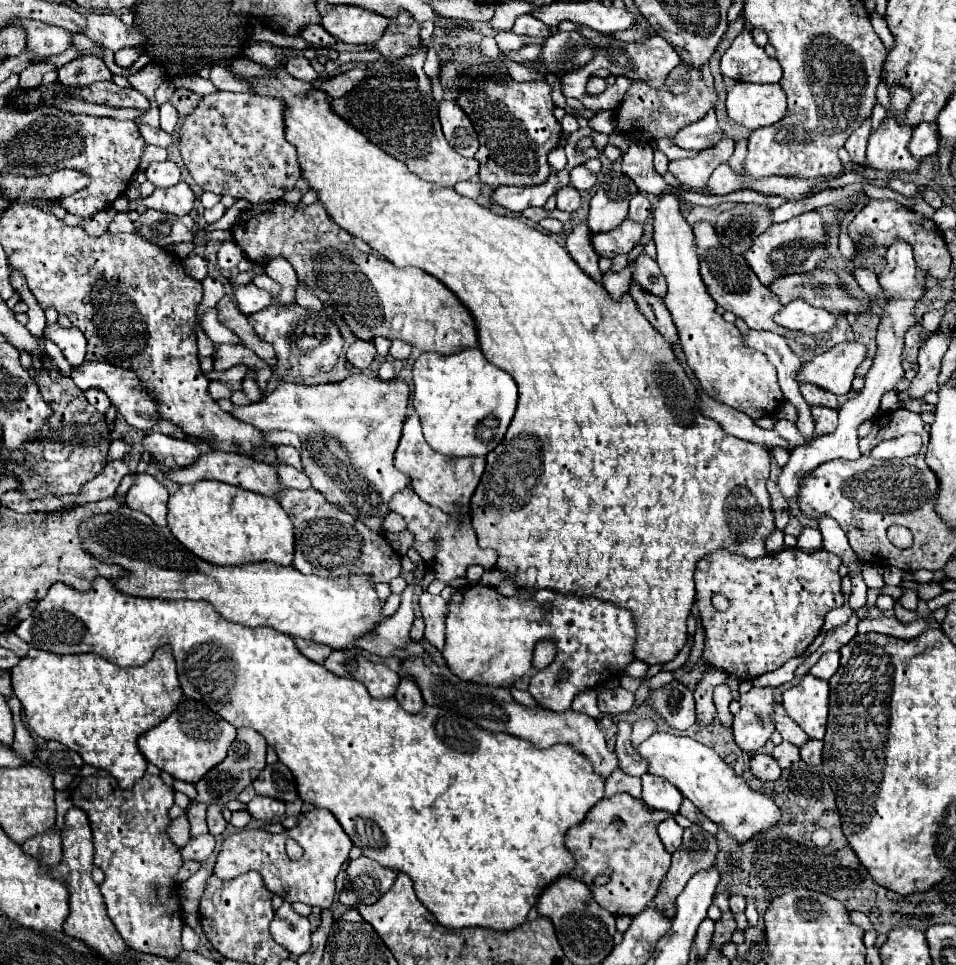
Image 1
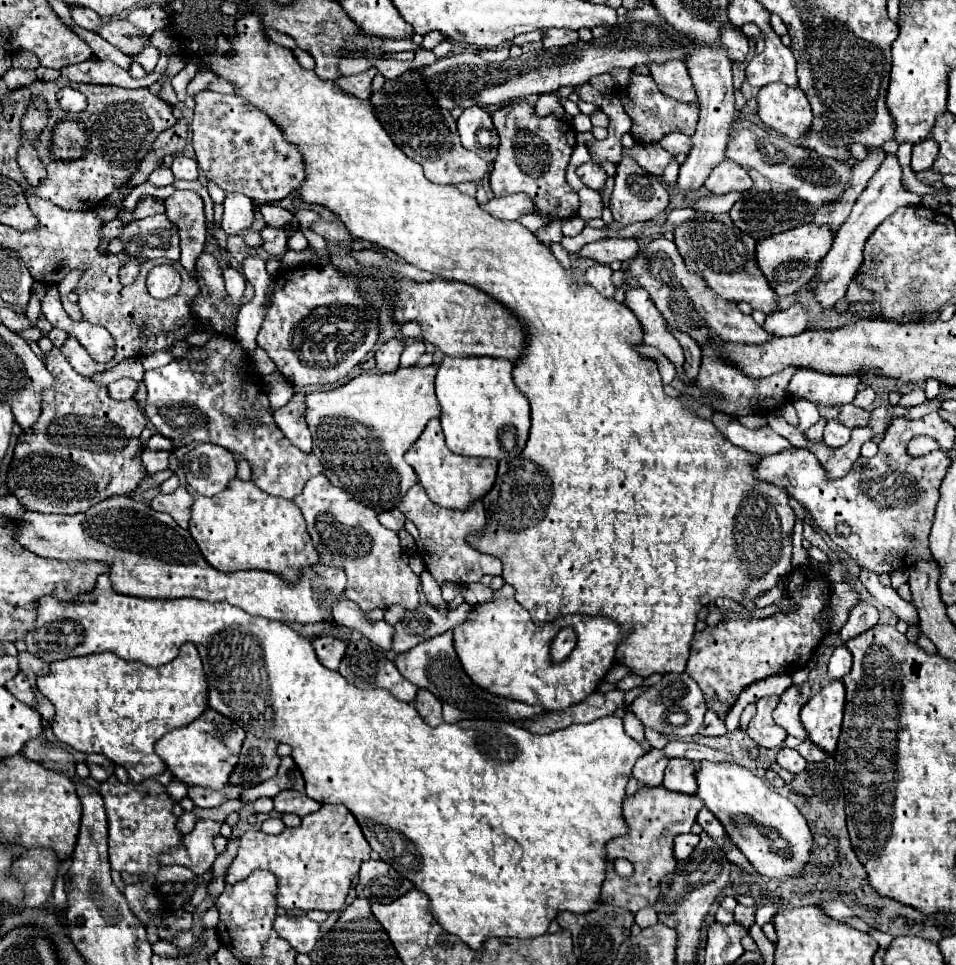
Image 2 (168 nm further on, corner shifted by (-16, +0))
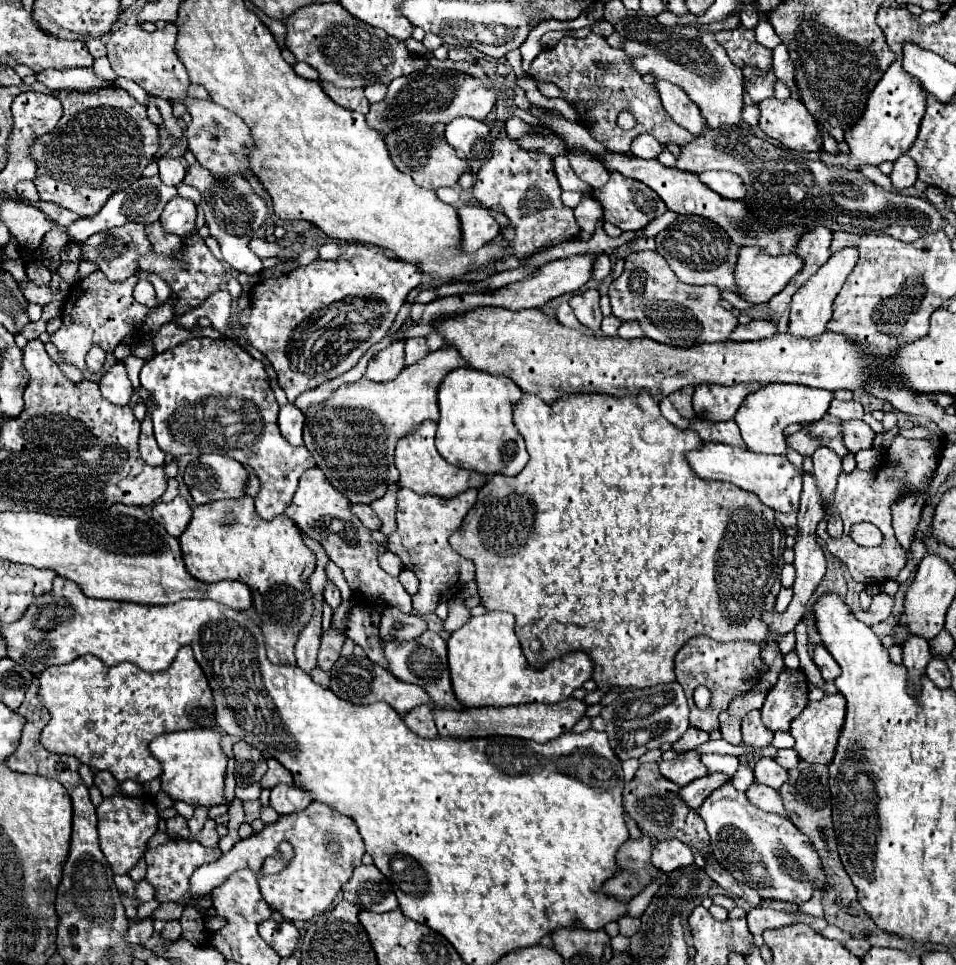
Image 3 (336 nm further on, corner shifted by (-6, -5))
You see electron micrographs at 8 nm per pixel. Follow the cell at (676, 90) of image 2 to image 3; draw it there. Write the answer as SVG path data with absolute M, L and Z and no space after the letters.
M658 80L656 88L660 92L662 104L666 112L672 116L672 120L680 126L684 126L692 136L700 136L706 128L706 120L700 114L700 108L686 96L686 92L666 80Z

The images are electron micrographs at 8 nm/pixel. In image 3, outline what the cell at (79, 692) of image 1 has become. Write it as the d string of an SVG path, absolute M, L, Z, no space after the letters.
M182 646L164 672L144 672L134 664L106 666L96 656L80 656L40 674L40 698L52 720L40 742L52 754L78 758L92 770L108 770L118 782L150 782L162 774L148 744L164 732L214 728L214 694L192 648Z

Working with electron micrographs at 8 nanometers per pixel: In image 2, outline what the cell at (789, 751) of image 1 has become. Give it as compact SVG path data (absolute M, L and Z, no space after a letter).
M782 747L782 749L780 749L776 761L778 761L778 765L780 765L782 769L786 769L786 771L790 771L790 773L794 773L794 775L800 773L800 771L806 767L806 763L808 763L796 749L788 749L788 747Z

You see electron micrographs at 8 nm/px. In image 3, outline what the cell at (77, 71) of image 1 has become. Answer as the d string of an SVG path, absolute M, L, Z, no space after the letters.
M74 68L74 70L44 70L36 74L36 80L48 86L50 90L98 90L110 86L110 82L98 78L92 68Z

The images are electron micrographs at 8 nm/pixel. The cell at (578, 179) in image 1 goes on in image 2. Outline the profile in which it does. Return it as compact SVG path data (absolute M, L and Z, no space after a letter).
M594 161L582 163L582 165L576 169L576 173L580 175L580 179L582 179L582 183L584 183L586 187L596 189L596 191L598 191L598 189L606 183L606 179L608 179L606 171L604 171L598 163L594 163Z

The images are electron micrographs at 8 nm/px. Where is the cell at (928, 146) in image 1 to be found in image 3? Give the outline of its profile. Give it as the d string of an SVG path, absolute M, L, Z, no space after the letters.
M908 154L900 156L894 162L894 170L890 174L890 180L892 180L894 188L898 188L898 190L912 186L916 182L916 162L910 162Z

